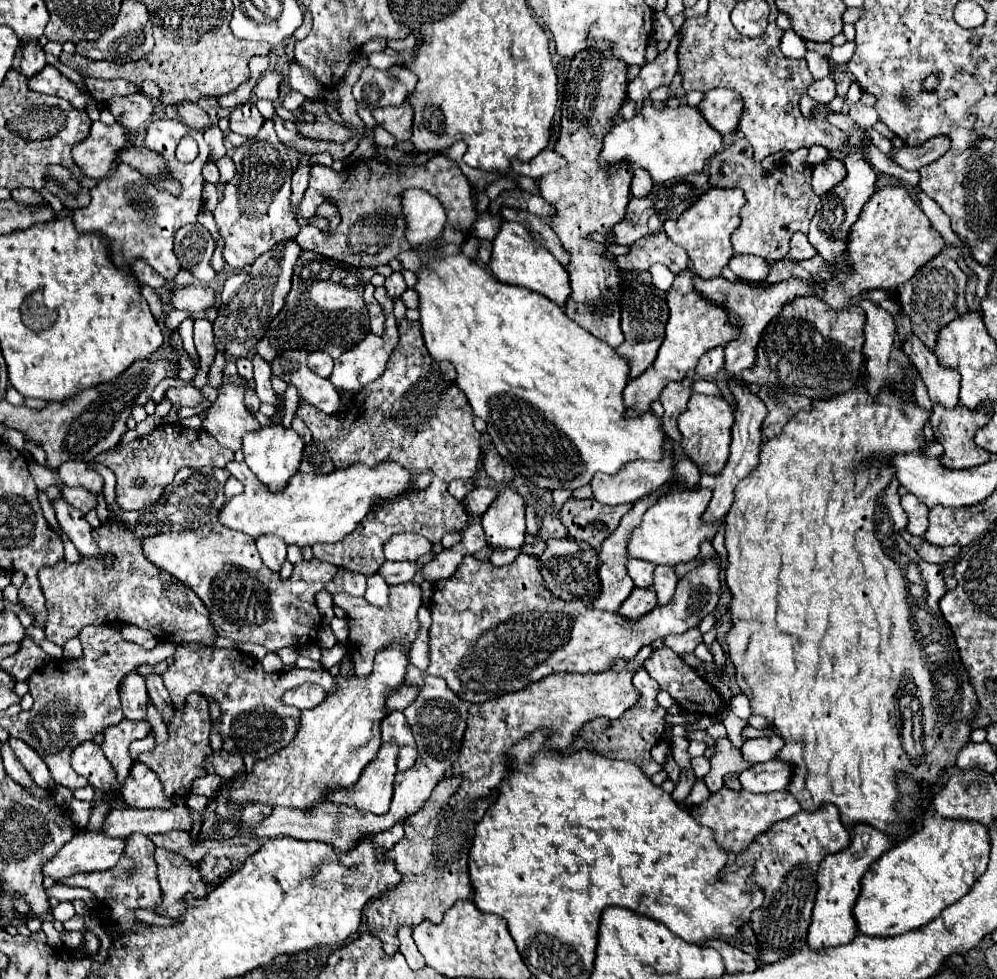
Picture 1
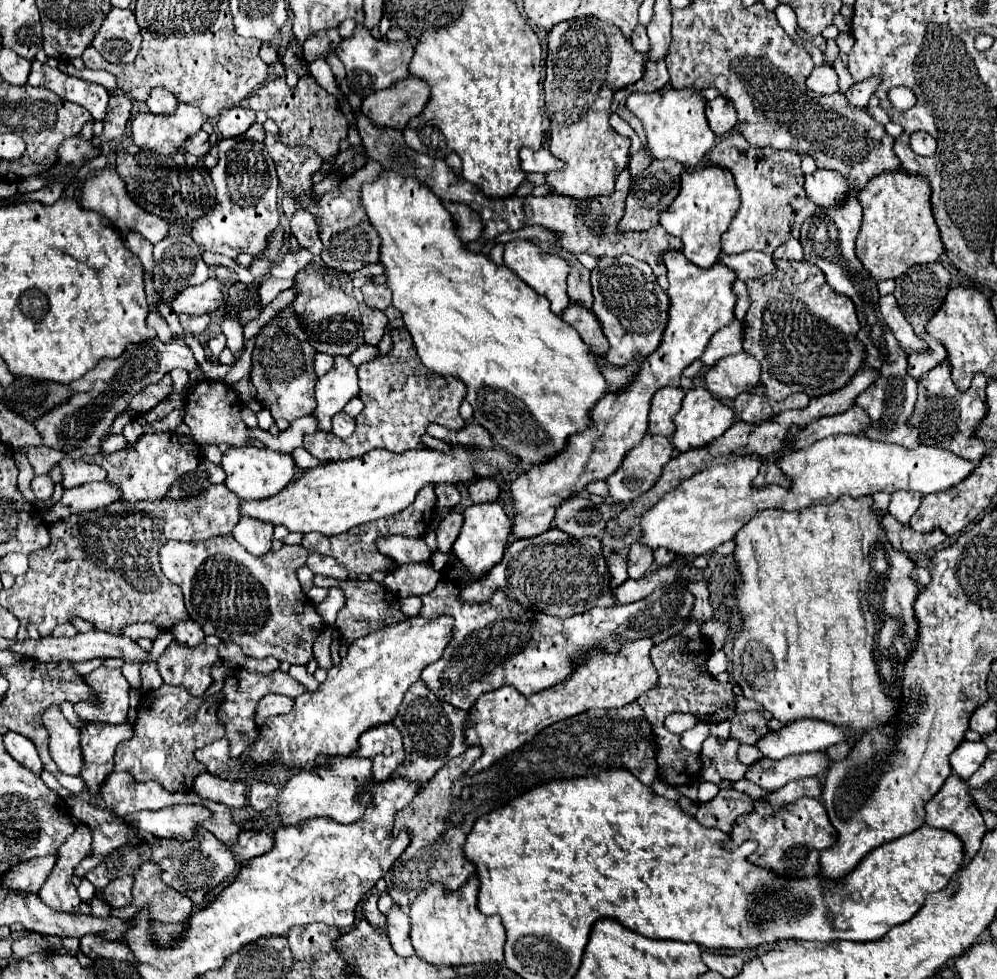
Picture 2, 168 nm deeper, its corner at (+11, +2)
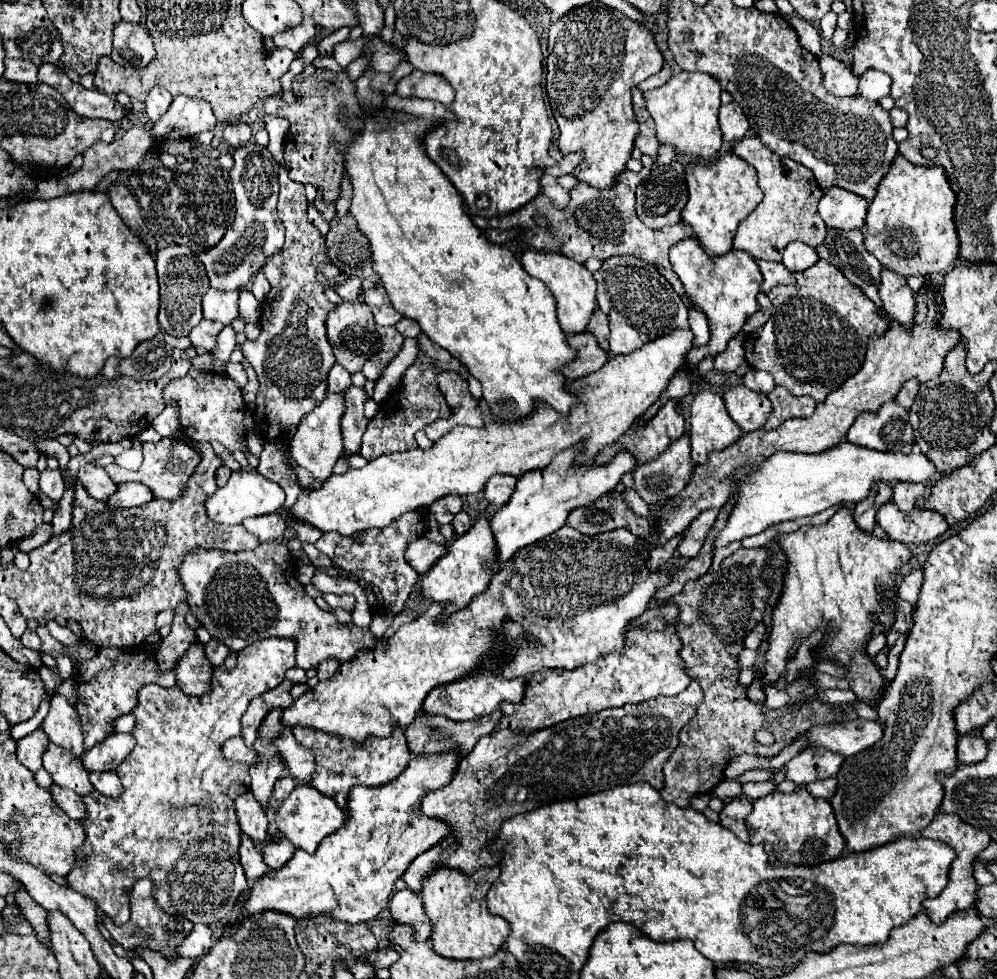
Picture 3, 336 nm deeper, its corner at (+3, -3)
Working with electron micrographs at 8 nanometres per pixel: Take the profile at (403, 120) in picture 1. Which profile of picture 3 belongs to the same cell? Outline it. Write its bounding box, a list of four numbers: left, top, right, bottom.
[396,70,454,108]

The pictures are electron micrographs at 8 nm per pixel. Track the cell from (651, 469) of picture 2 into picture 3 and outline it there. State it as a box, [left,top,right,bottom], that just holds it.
[634,432,692,504]

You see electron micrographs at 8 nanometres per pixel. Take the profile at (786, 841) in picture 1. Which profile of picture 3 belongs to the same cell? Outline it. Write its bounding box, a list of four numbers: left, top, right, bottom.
[746,786,846,866]

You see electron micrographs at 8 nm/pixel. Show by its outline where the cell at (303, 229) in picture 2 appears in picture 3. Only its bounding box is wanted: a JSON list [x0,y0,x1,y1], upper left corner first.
[244,168,340,442]

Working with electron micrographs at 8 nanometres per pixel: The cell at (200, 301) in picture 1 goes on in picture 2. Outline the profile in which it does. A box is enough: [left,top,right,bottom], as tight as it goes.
[172,275,224,315]

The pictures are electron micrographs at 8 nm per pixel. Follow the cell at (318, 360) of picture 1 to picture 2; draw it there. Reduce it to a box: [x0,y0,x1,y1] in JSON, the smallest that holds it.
[314,353,334,377]

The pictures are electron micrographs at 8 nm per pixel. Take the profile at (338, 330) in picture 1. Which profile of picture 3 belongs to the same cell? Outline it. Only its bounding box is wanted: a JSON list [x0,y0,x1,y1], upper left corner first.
[326,300,382,374]

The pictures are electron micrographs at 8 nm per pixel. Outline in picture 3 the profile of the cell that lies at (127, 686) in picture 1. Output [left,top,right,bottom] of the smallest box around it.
[36,622,176,752]

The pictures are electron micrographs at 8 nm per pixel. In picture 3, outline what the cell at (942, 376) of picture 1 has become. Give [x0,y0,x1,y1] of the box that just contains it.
[878,268,916,328]

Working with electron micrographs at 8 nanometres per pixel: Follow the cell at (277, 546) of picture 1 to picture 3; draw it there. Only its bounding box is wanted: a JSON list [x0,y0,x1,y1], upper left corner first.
[242,514,286,542]

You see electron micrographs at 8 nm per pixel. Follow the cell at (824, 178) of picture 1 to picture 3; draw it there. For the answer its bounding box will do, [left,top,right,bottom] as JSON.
[818,188,868,230]

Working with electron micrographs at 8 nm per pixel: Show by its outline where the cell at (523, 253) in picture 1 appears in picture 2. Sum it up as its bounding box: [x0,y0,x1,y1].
[504,241,570,315]

